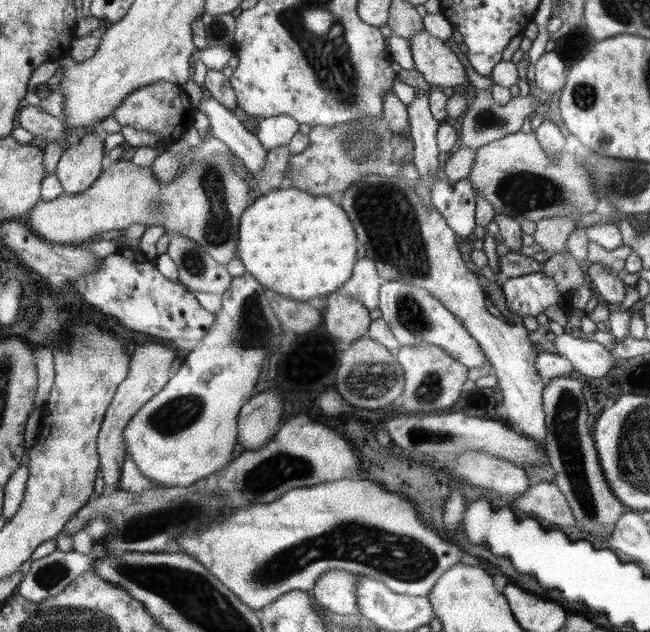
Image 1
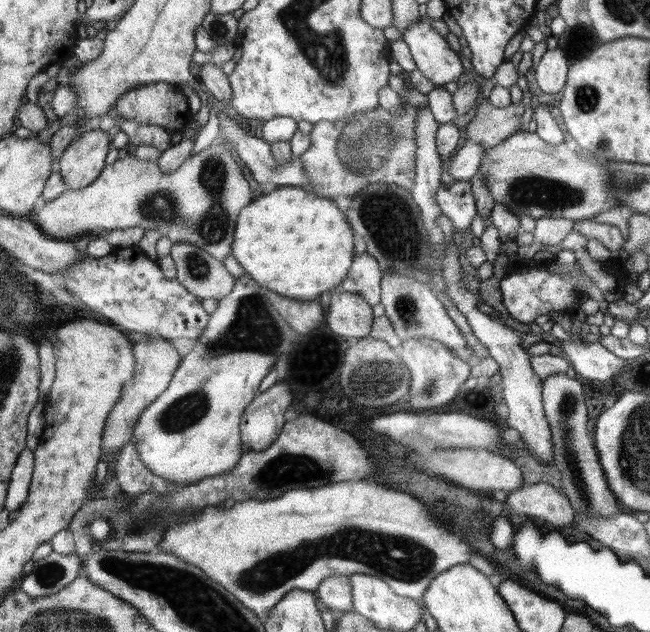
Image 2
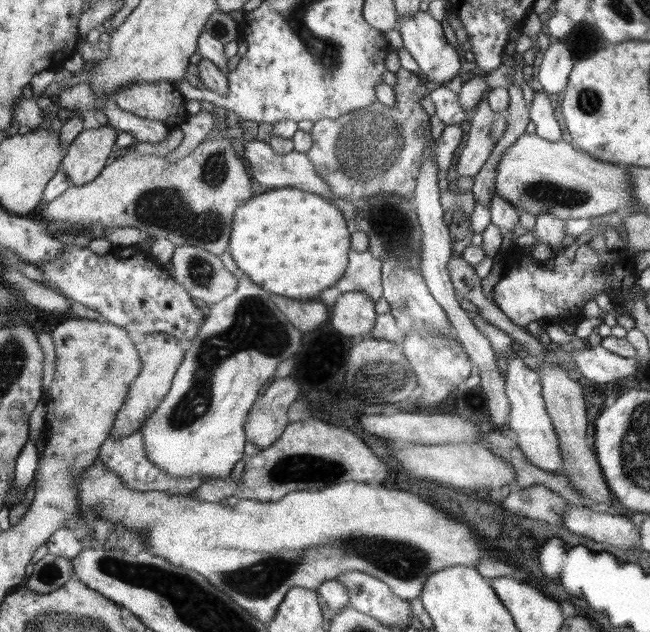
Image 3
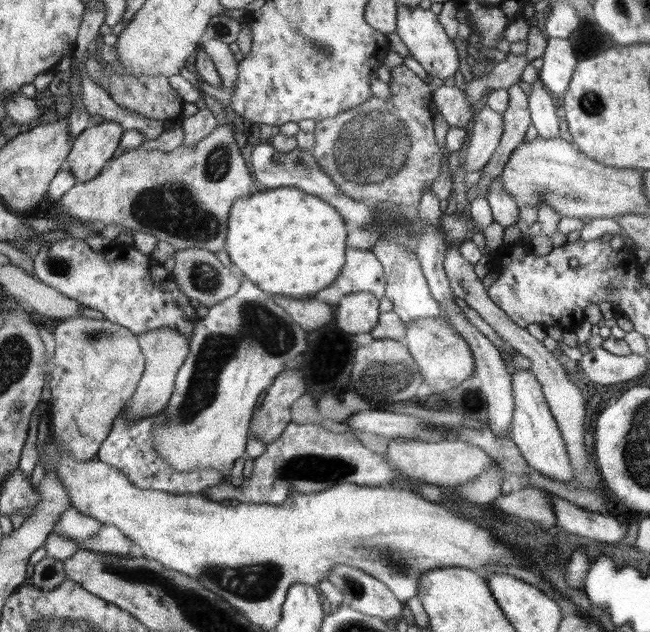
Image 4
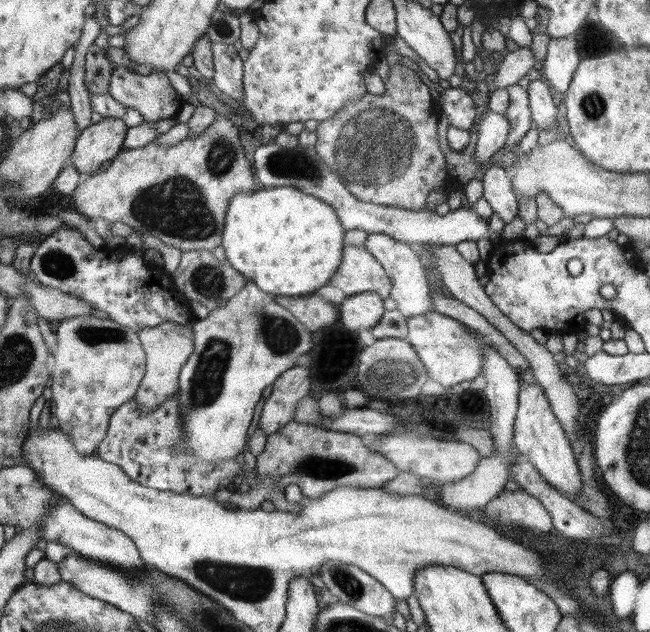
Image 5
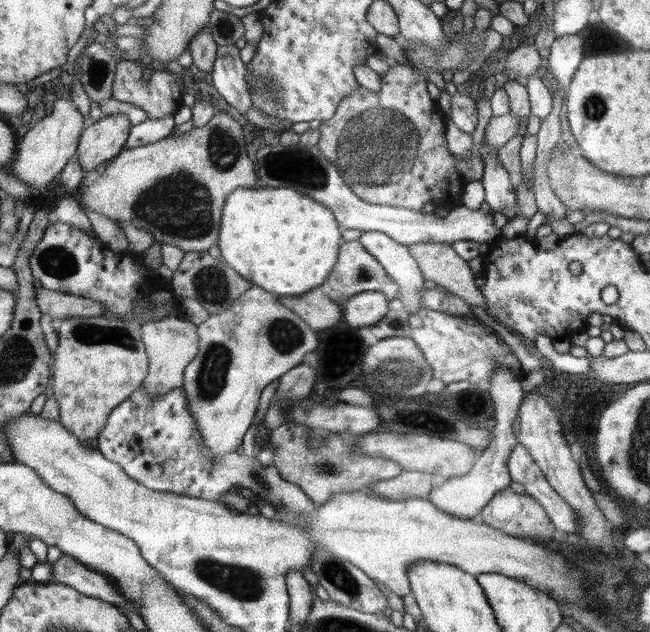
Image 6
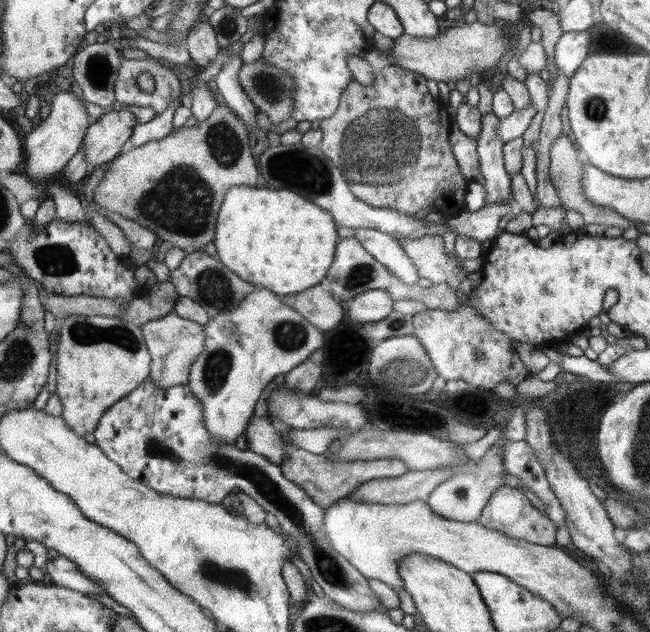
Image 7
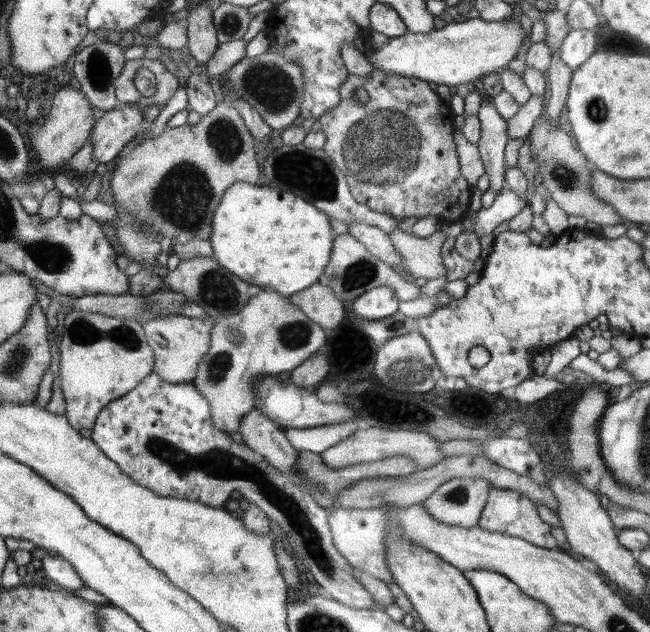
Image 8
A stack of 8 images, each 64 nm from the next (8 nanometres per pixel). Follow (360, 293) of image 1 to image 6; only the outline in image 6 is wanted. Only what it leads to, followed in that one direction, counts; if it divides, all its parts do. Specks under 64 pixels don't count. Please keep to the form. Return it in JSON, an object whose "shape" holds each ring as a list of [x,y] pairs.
{"shape":[[[344,241],[338,255],[338,263],[325,280],[327,288],[340,292],[344,298],[358,292],[378,291],[388,300],[396,299],[398,284],[359,241]]]}

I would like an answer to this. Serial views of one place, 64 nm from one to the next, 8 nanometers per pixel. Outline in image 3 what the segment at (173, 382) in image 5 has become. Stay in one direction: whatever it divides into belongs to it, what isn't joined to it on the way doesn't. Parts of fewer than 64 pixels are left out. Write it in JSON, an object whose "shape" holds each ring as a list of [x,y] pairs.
{"shape":[[[130,332],[129,336],[135,345],[142,367],[140,367],[140,374],[130,384],[124,405],[116,413],[116,419],[114,419],[114,425],[112,425],[112,431],[109,434],[110,438],[114,438],[114,440],[124,438],[128,434],[134,434],[140,428],[144,419],[156,409],[156,405],[160,404],[160,401],[164,399],[164,395],[170,391],[172,379],[184,356],[184,351],[178,344],[178,340],[172,338],[172,336],[168,336],[168,334],[164,334],[164,332],[154,334],[136,334]]]}

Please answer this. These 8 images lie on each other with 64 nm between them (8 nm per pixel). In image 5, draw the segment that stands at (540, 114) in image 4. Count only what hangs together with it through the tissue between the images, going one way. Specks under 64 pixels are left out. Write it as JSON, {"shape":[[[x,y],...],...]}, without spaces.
{"shape":[[[541,78],[530,81],[527,92],[534,126],[539,130],[554,128],[557,124],[558,107],[554,104],[552,89]]]}

